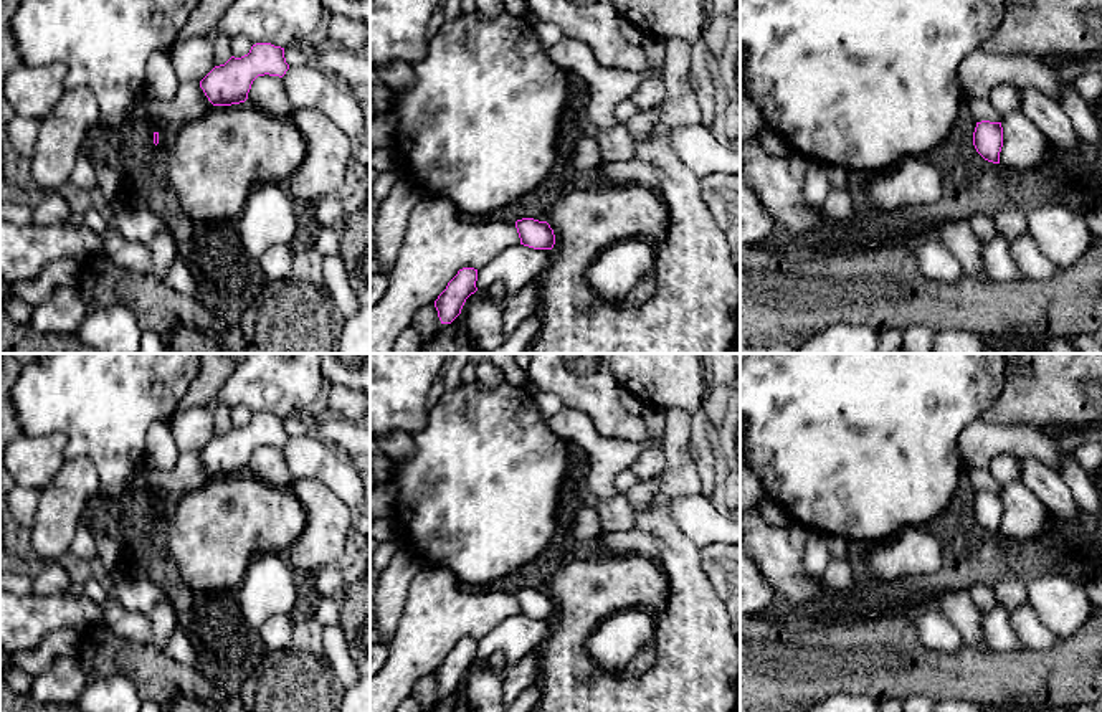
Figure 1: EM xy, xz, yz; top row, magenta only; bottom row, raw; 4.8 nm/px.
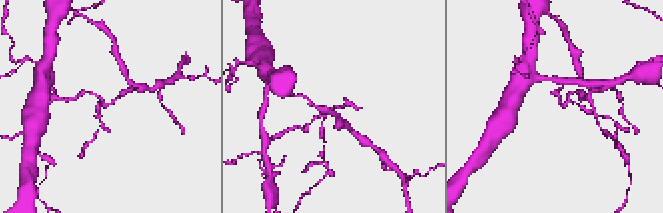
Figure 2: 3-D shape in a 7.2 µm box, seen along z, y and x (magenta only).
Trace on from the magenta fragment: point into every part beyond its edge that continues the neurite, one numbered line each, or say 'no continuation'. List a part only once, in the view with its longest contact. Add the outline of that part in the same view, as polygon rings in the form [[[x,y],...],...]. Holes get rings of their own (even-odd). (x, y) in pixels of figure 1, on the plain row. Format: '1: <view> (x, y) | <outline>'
no continuation

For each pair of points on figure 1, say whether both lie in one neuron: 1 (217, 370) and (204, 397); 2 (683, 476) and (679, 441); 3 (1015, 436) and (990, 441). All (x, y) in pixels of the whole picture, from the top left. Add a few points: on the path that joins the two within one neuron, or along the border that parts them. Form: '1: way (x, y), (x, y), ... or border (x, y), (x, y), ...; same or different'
1: way (210, 377), (204, 390); same
2: way (679, 468), (679, 450); same
3: way (1008, 440), (997, 440); same

